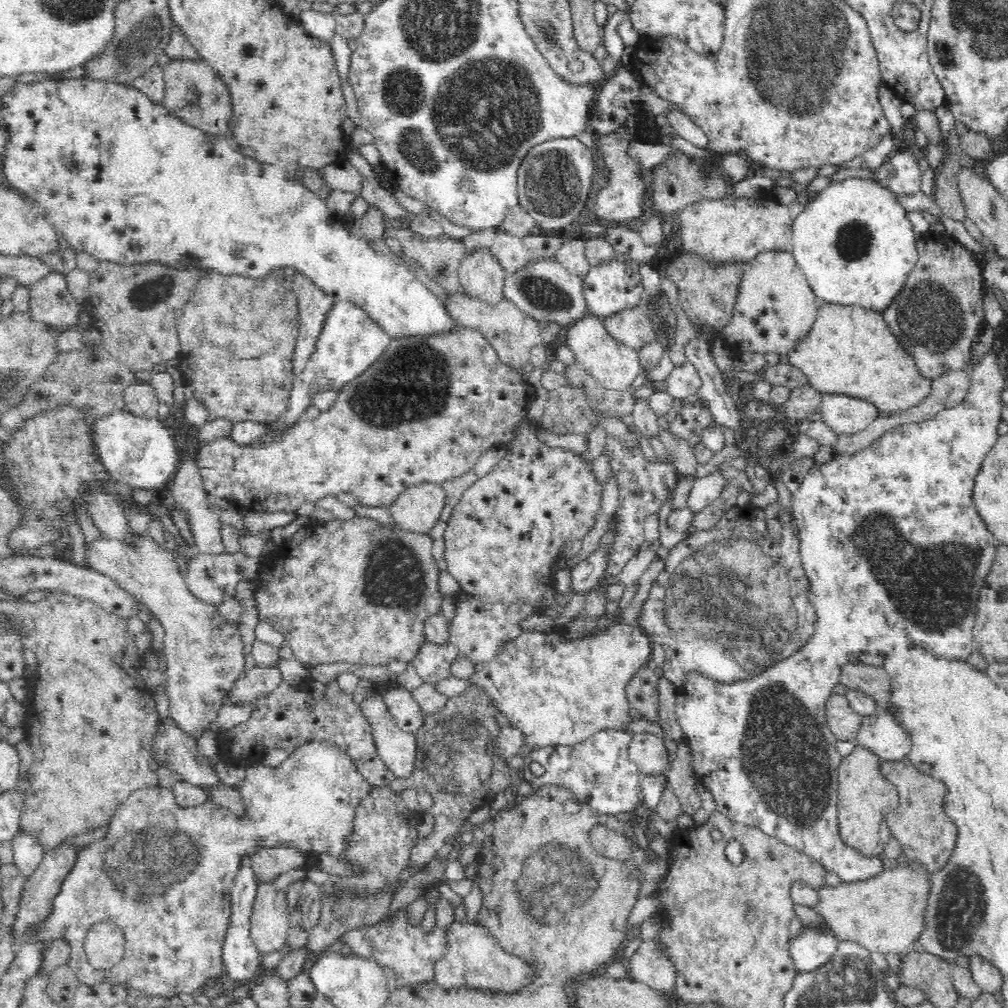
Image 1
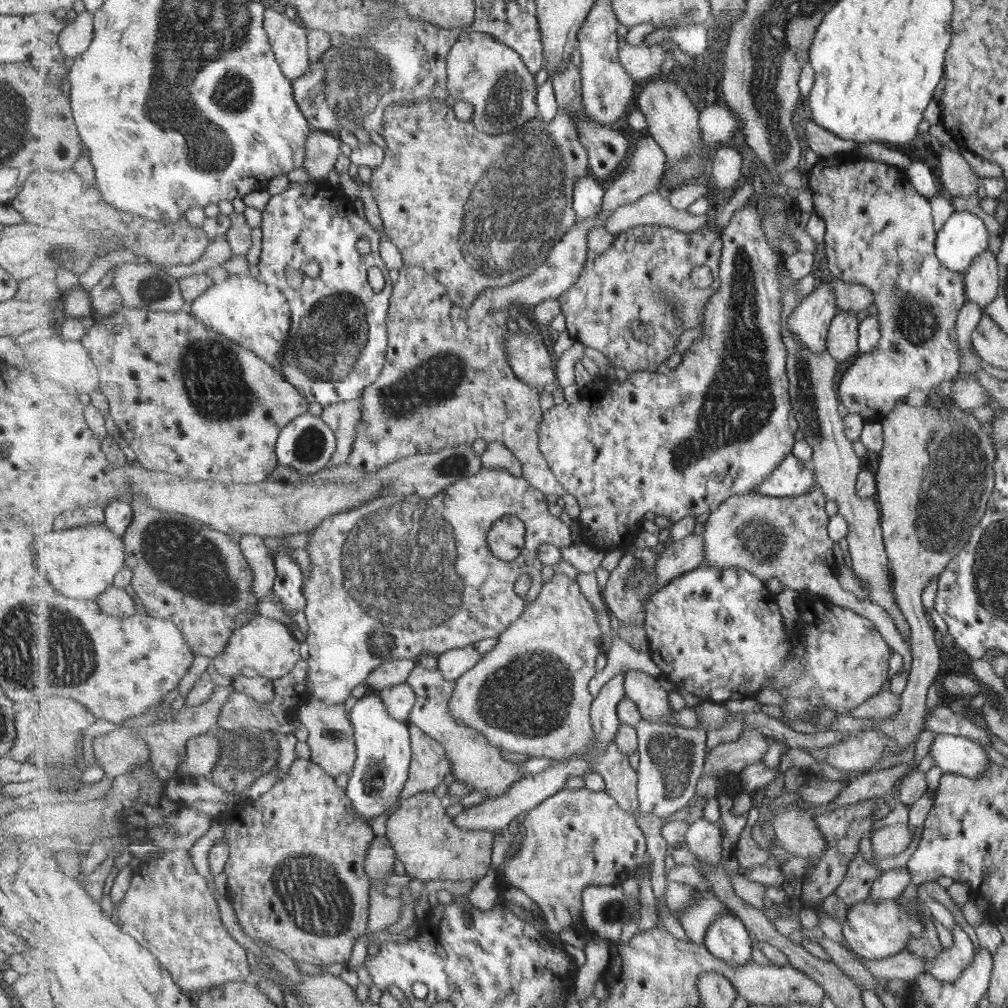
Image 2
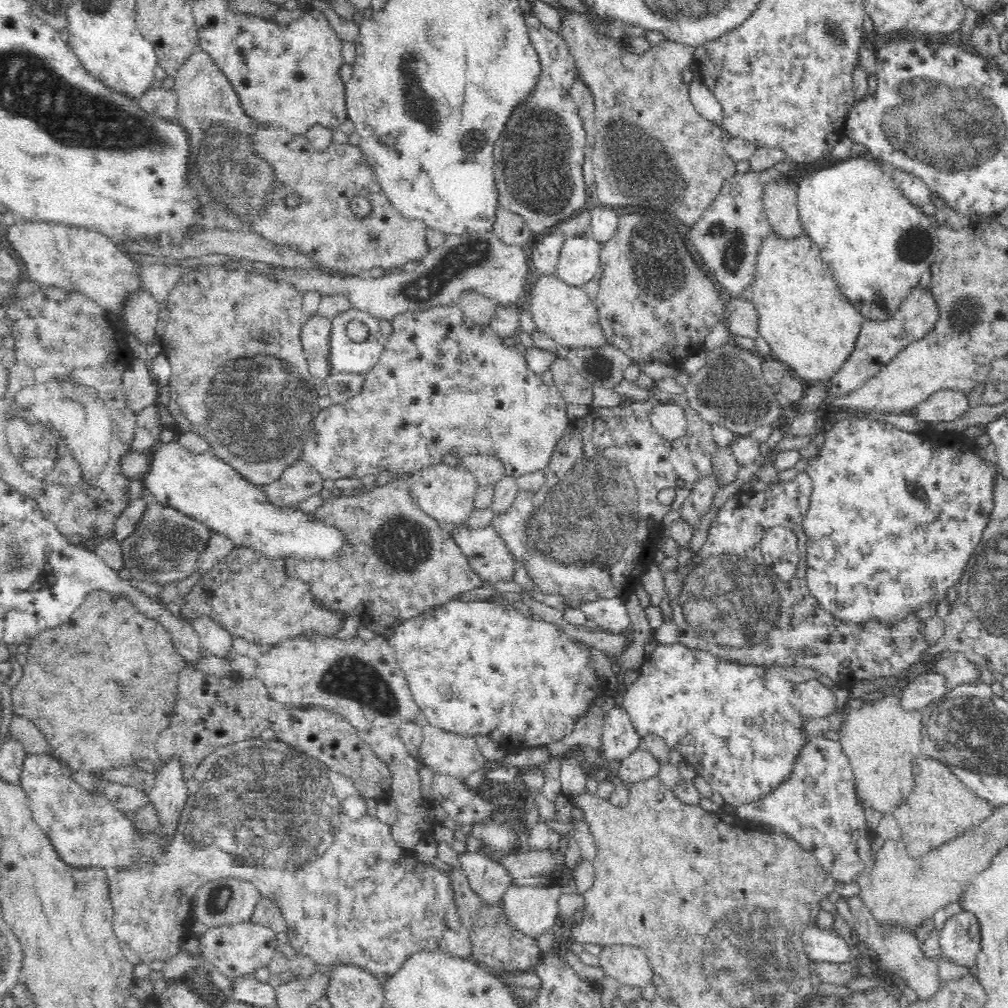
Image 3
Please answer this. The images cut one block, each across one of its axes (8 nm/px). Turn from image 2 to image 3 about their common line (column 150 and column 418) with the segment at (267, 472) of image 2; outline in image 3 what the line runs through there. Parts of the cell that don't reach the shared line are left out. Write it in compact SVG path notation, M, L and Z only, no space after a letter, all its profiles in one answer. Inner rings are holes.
M436 305L436 308L430 307L429 309L418 309L402 314L397 313L390 322L393 330L385 338L384 350L376 366L364 374L365 380L362 391L342 404L333 403L329 408L318 411L316 418L313 419L312 435L304 444L303 461L308 462L315 470L318 470L323 475L324 480L332 479L334 481L348 476L360 478L366 475L378 476L382 471L389 471L397 477L401 473L413 474L426 467L426 464L436 465L436 462L440 462L440 458L444 454L448 454L450 448L460 448L460 450L464 448L464 452L486 452L487 455L498 457L506 468L506 475L516 478L543 470L548 465L556 443L562 438L562 434L569 424L566 402L564 402L562 394L558 392L556 385L544 383L540 376L527 369L520 351L506 347L502 343L502 337L498 336L488 324L478 325L465 318L462 312L458 312L458 307L450 308L450 305ZM504 434L518 434L518 436L514 438L514 442L508 442L508 440L500 440L500 436L504 436Z

